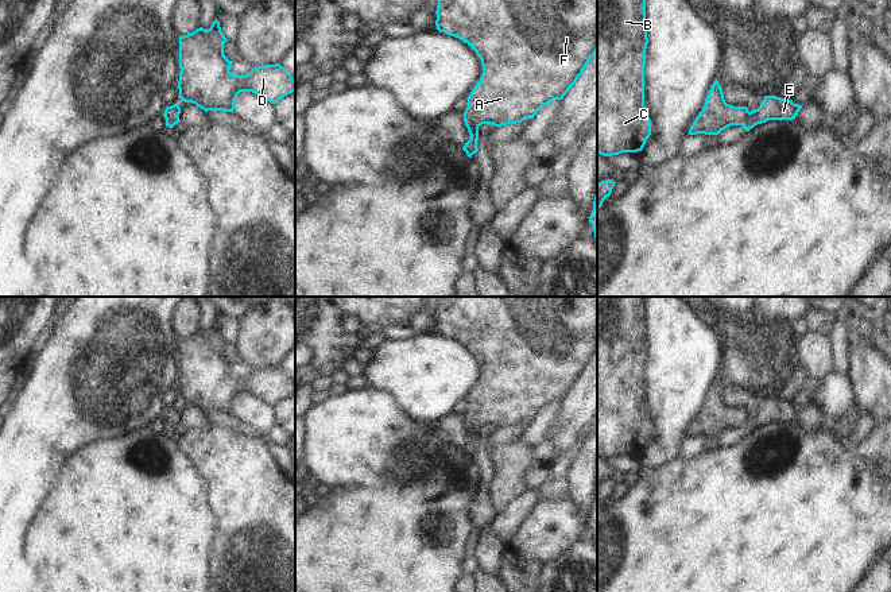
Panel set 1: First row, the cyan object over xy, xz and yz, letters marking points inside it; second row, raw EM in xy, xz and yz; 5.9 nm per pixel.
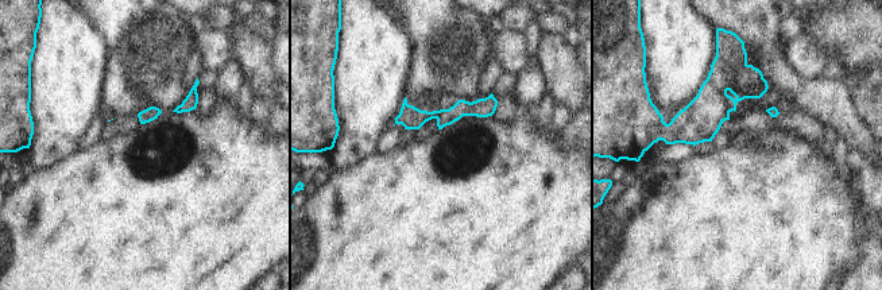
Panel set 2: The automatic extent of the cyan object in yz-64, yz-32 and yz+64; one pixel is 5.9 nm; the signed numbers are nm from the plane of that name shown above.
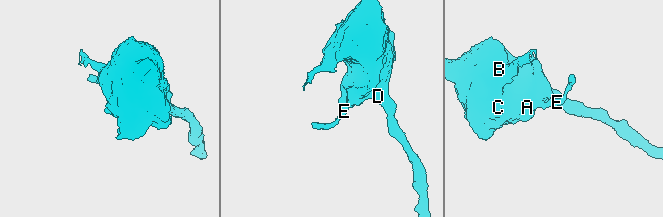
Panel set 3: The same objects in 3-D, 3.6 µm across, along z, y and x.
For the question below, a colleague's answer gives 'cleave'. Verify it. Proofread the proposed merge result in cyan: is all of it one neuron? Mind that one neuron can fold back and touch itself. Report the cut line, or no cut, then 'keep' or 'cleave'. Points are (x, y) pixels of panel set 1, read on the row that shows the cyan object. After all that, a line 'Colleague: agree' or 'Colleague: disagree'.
cut yz (750, 112), (742, 124); cleave
Colleague: agree

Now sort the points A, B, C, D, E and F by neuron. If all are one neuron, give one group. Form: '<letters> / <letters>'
A B C D F / E

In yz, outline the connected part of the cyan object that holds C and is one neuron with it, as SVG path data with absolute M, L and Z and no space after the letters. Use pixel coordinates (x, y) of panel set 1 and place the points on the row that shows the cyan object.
M597 0L597 154L642 151L651 135L644 107L646 0Z

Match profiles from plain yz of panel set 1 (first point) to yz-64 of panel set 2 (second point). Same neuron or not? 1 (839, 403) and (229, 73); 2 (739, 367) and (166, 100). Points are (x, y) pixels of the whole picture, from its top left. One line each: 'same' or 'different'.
1: same
2: same

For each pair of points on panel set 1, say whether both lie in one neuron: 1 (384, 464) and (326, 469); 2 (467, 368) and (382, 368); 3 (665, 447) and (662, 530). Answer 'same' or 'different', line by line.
1: same
2: same
3: different

